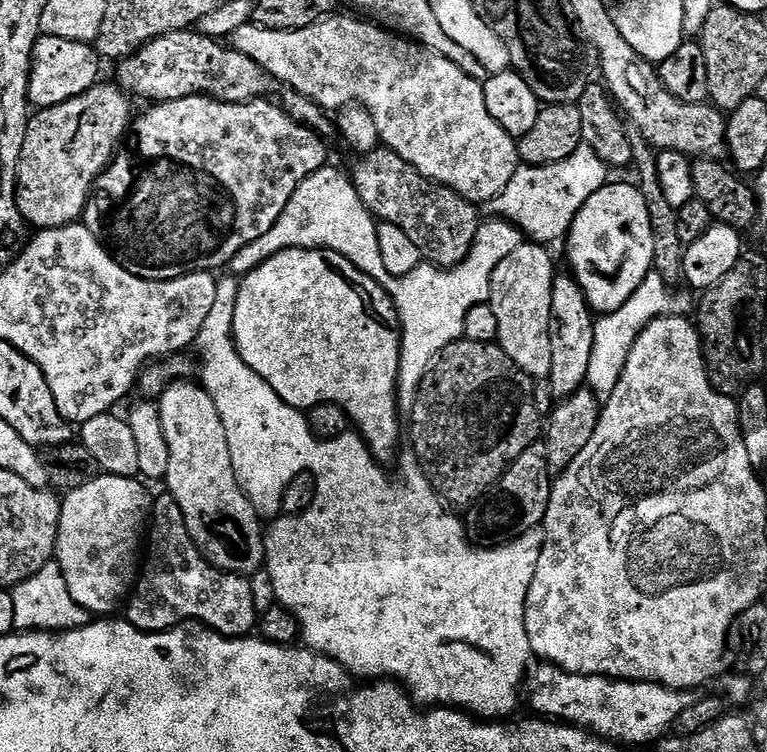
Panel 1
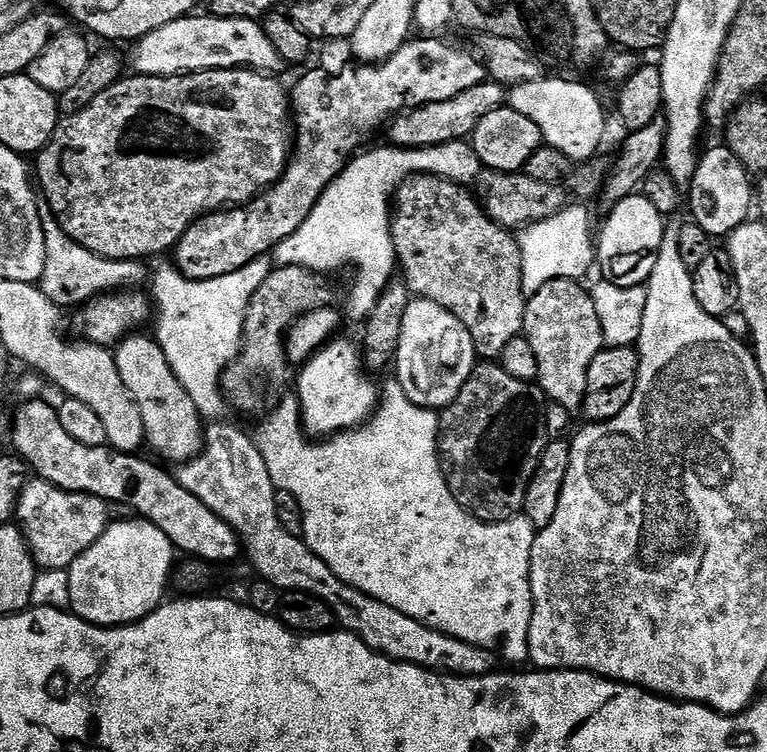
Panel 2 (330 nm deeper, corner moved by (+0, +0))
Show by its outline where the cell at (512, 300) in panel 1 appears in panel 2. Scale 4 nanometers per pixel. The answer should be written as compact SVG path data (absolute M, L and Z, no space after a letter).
M574 280L546 282L542 290L527 297L522 333L530 346L534 346L534 354L538 358L538 383L545 397L558 407L576 413L584 407L590 362L594 362L600 349L605 347L592 293L584 286Z

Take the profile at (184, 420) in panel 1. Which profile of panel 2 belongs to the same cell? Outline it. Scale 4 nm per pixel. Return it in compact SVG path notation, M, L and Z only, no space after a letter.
M129 334L115 345L114 355L118 374L122 374L122 382L126 382L126 390L134 398L138 406L138 414L142 414L144 439L147 447L153 448L159 459L183 462L192 460L204 451L205 421L200 415L198 406L182 390L182 382L174 378L174 370L170 370L170 362L166 362L166 354L162 354L162 346L151 335Z

